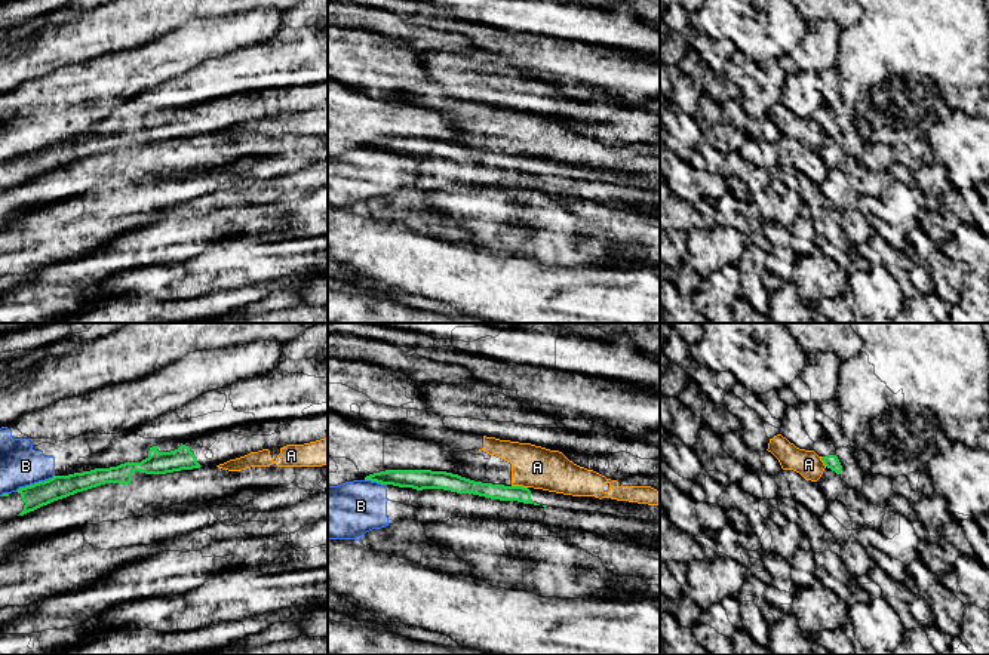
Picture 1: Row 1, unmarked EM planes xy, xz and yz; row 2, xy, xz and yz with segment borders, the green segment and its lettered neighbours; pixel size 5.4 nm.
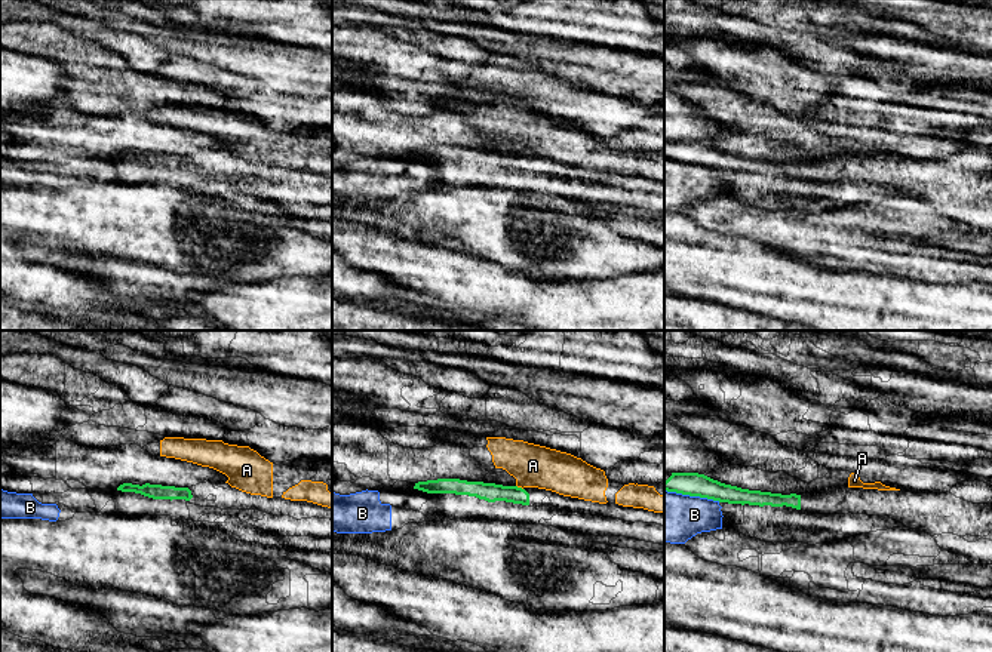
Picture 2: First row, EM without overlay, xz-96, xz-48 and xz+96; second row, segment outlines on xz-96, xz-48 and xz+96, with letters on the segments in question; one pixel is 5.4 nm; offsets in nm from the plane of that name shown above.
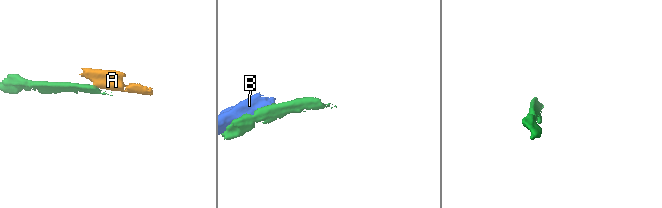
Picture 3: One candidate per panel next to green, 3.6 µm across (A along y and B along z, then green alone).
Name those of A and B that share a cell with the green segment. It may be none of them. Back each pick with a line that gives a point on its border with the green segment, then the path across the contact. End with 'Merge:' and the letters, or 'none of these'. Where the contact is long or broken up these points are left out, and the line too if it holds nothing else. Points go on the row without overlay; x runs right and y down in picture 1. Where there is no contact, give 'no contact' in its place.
Merge: none of these

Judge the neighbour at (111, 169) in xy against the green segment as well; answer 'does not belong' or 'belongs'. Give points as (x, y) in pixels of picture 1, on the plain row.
does not belong

